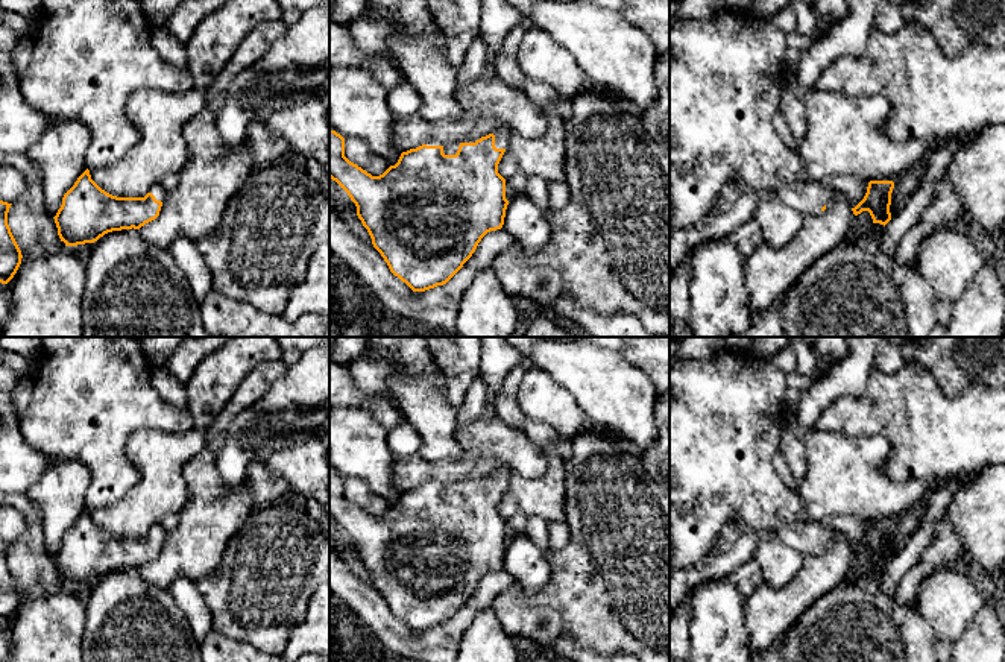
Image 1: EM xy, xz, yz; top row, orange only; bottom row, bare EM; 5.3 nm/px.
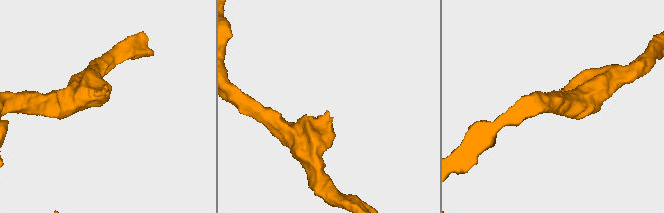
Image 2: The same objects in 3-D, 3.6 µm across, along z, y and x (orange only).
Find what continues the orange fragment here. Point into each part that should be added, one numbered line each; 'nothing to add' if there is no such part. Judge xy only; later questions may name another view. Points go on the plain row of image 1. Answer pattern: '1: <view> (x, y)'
1: xy (158, 532)

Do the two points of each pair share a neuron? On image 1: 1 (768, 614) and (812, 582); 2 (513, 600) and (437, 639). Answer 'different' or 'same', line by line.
1: same
2: different

